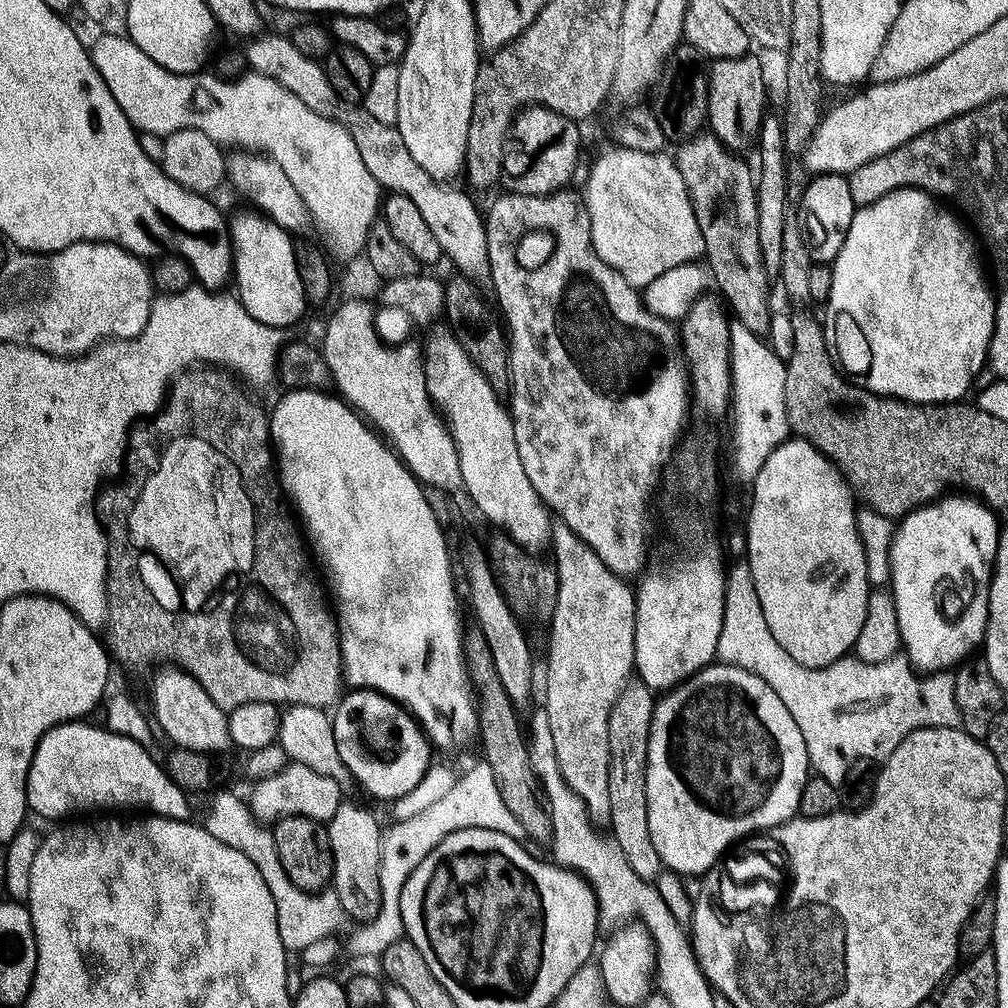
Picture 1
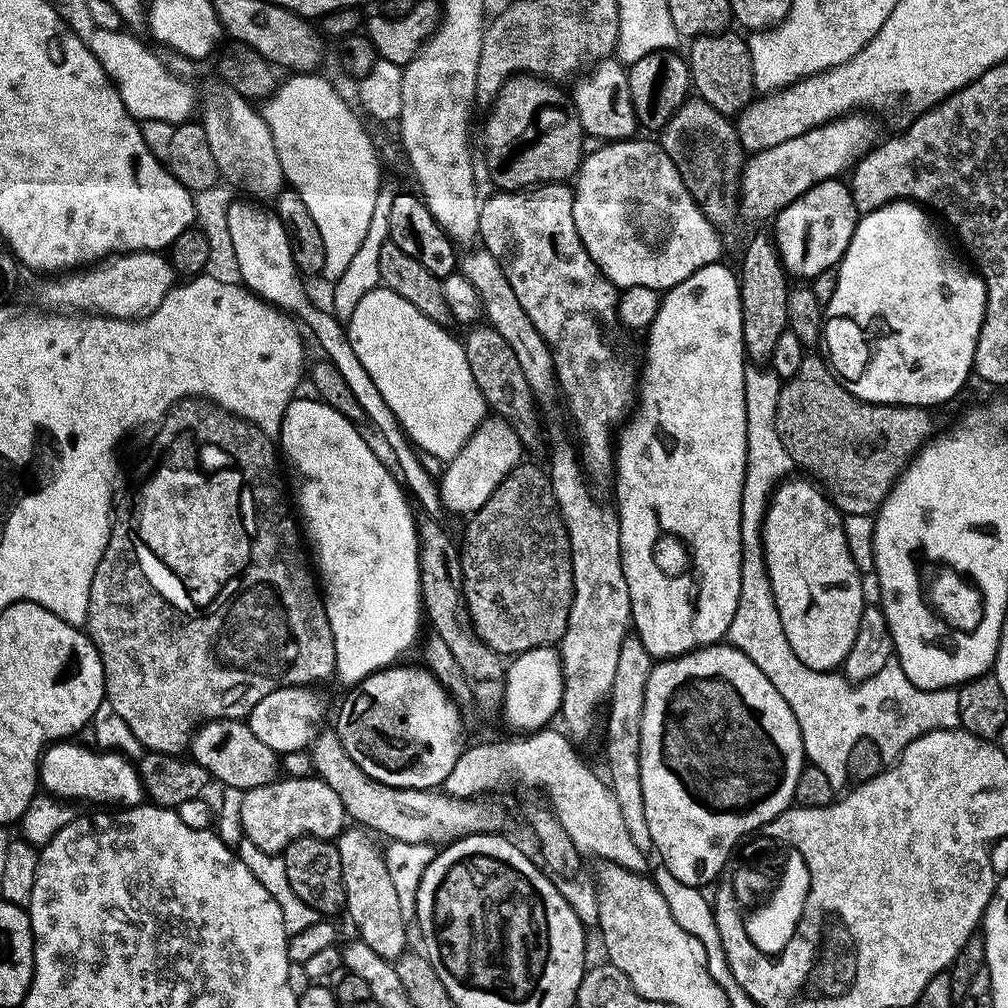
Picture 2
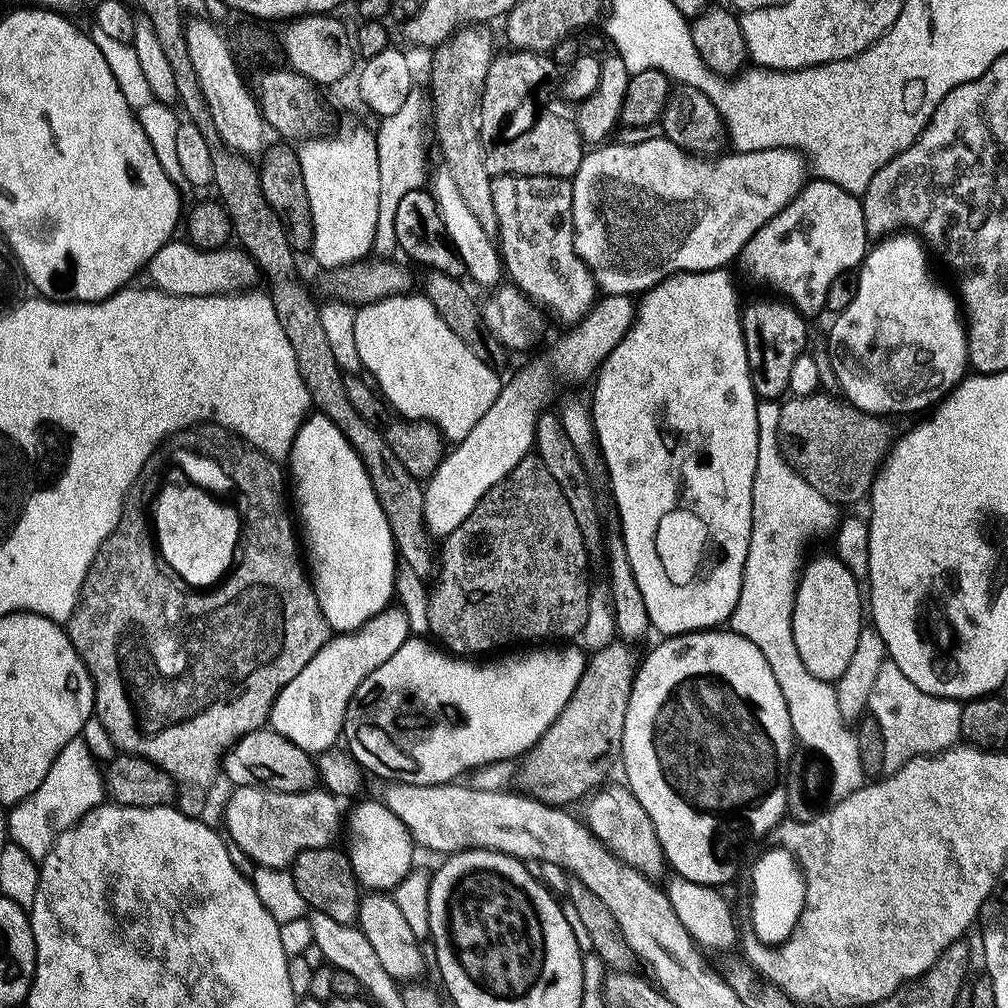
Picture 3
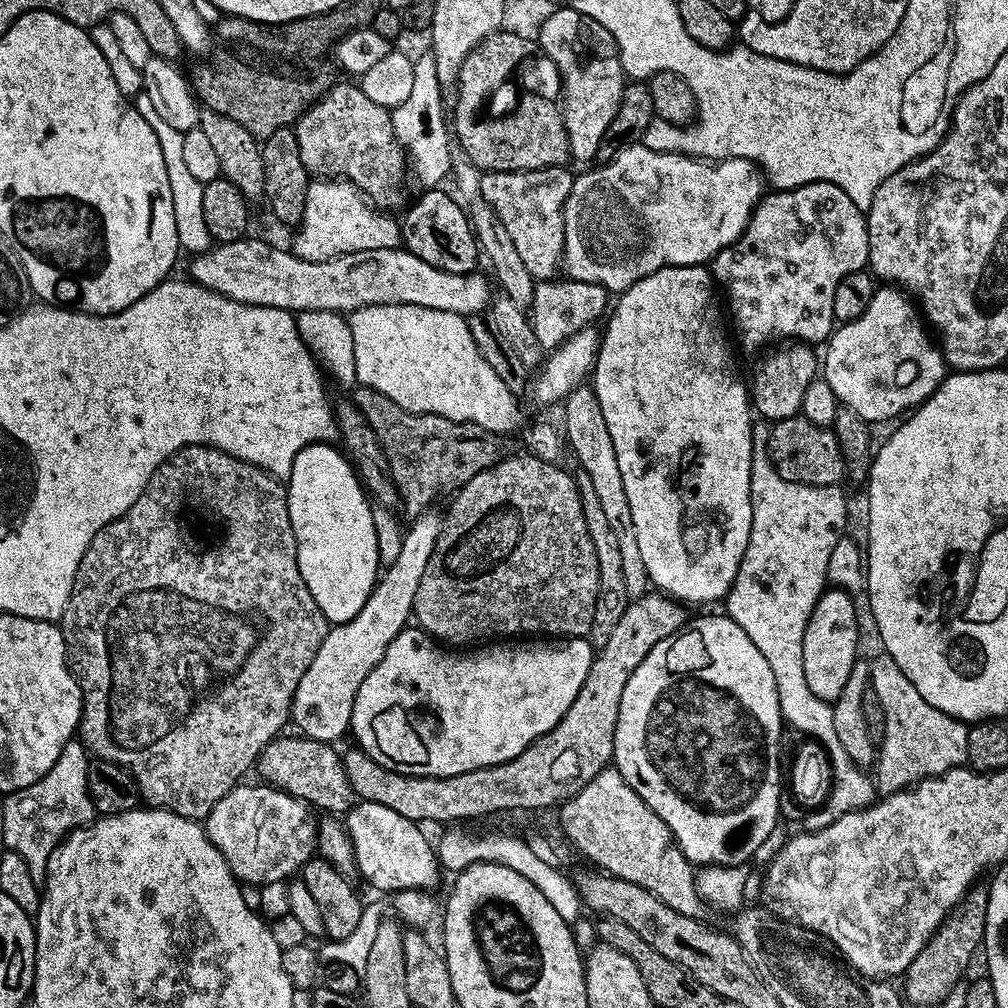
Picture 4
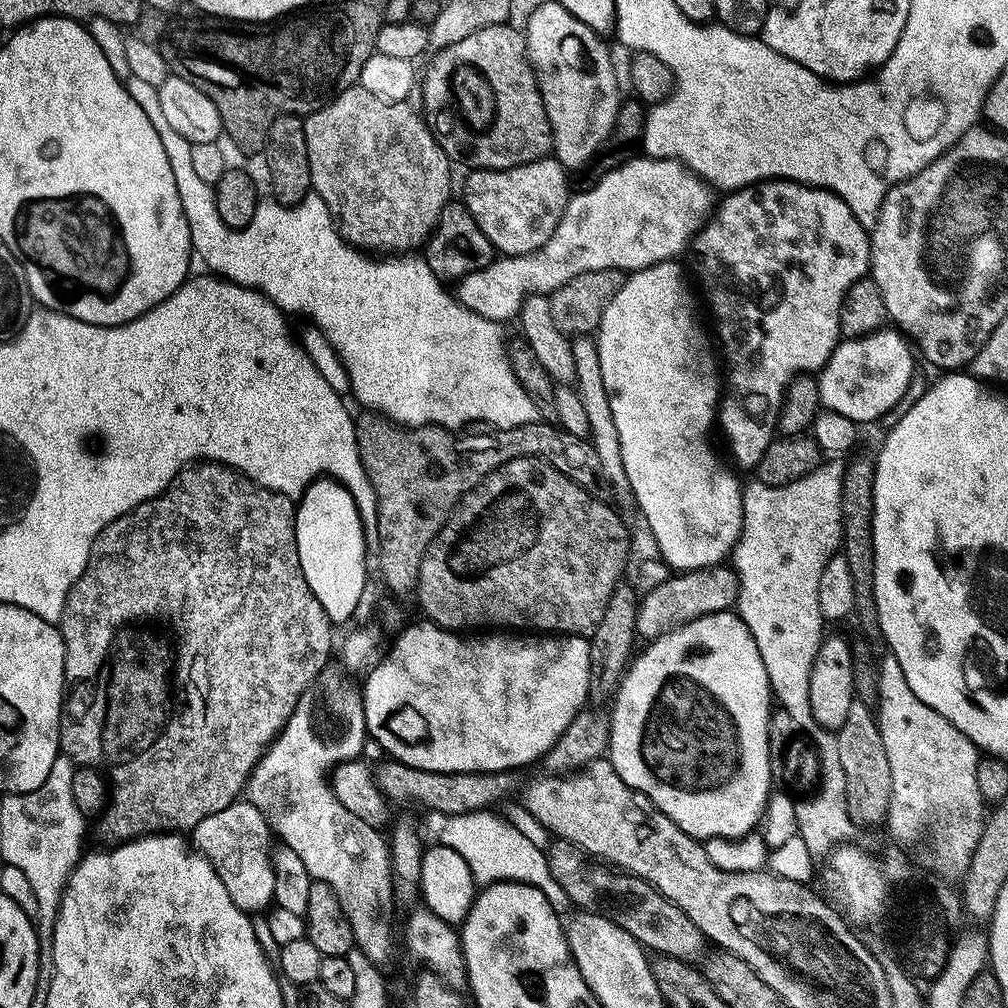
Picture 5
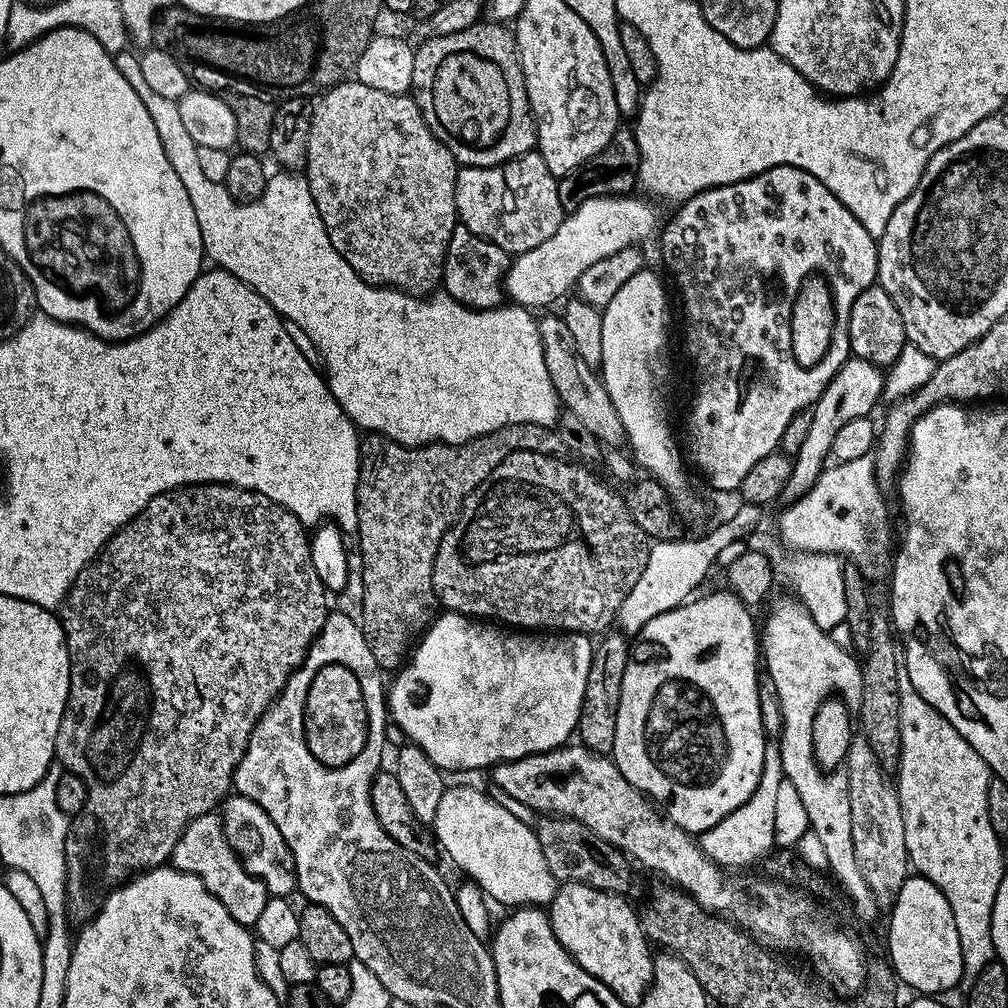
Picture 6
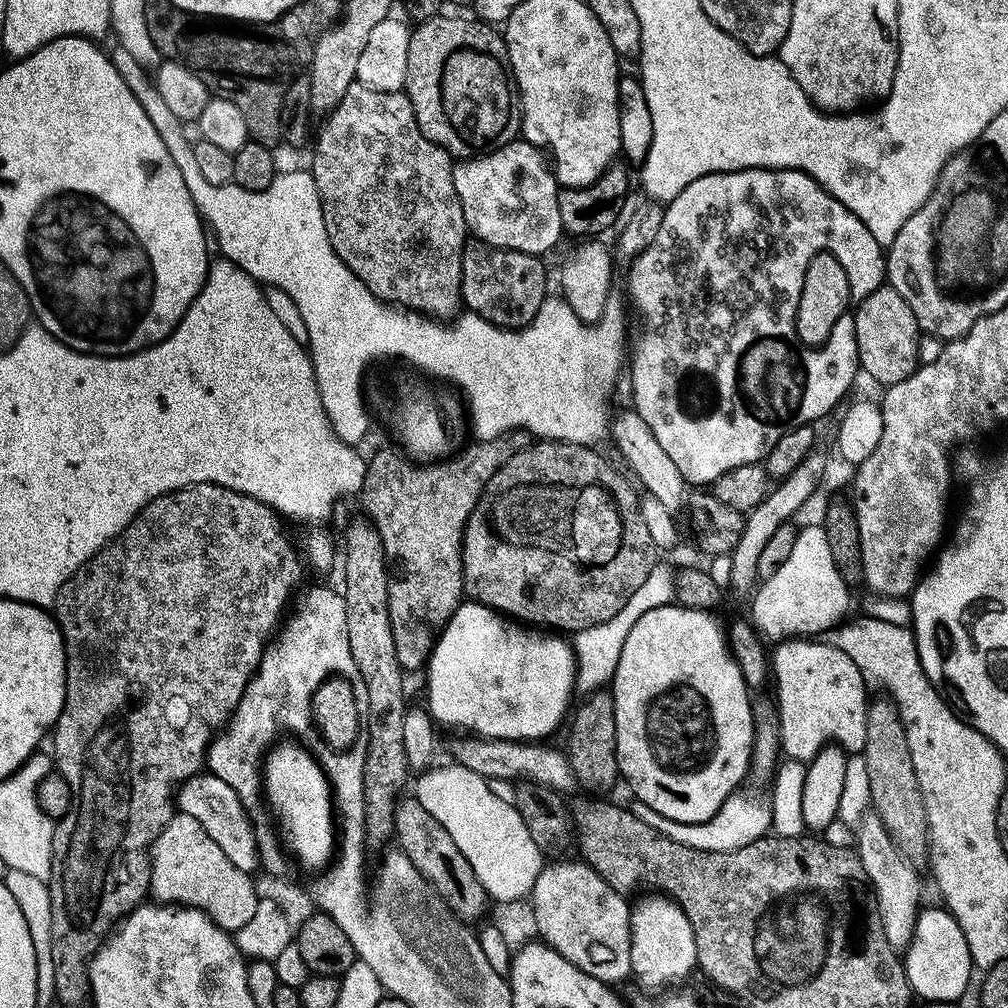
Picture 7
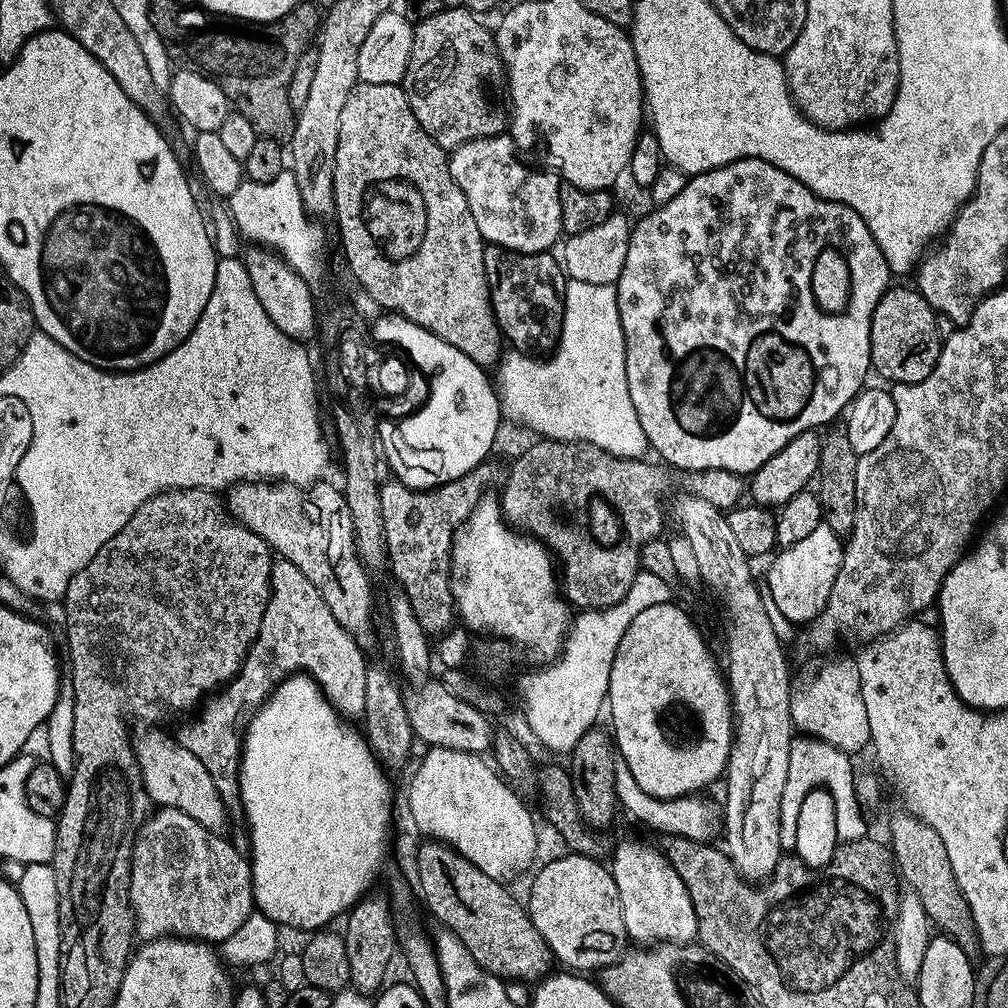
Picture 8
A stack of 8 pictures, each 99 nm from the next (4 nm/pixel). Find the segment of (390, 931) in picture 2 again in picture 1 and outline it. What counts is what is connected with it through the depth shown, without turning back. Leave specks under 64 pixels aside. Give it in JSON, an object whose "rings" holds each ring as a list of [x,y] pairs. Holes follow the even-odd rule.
{"rings":[[[341,803],[340,809],[326,824],[332,851],[331,887],[340,899],[341,909],[359,922],[372,920],[379,914],[379,860],[382,854],[380,841],[382,824],[364,808],[356,804]]]}

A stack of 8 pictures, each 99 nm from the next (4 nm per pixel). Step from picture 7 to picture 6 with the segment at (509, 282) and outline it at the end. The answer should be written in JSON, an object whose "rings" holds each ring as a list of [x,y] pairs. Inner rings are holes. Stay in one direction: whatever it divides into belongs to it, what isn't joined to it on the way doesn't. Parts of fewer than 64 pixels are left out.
{"rings":[[[458,226],[452,232],[448,243],[448,257],[444,260],[443,291],[460,304],[476,311],[499,307],[506,292],[503,285],[506,264],[500,259],[502,253],[498,246],[482,239],[481,236],[474,235],[469,228]]]}

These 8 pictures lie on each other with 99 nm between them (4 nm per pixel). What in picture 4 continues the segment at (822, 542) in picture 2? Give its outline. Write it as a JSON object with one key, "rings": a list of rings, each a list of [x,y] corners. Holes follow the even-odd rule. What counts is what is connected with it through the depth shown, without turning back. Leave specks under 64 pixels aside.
{"rings":[[[839,590],[825,591],[810,614],[805,630],[805,638],[802,640],[802,670],[805,671],[806,686],[812,694],[825,702],[835,702],[842,694],[842,686],[846,686],[846,678],[850,678],[850,670],[854,670],[858,653],[856,647],[860,644],[860,620],[856,617],[857,601],[847,592]]]}

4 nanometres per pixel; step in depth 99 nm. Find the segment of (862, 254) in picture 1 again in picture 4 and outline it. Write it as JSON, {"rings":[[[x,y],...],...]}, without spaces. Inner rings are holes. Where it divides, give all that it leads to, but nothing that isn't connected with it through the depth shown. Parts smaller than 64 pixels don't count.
{"rings":[[[877,287],[864,312],[854,320],[841,323],[826,341],[828,349],[825,350],[824,356],[822,352],[822,379],[829,384],[835,399],[843,407],[860,415],[864,421],[888,420],[899,412],[907,413],[915,409],[923,404],[946,379],[943,355],[933,341],[932,344],[928,341],[928,336],[924,333],[925,325],[922,323],[921,313],[914,304],[912,309],[911,303],[913,304],[913,301],[897,287]]]}

